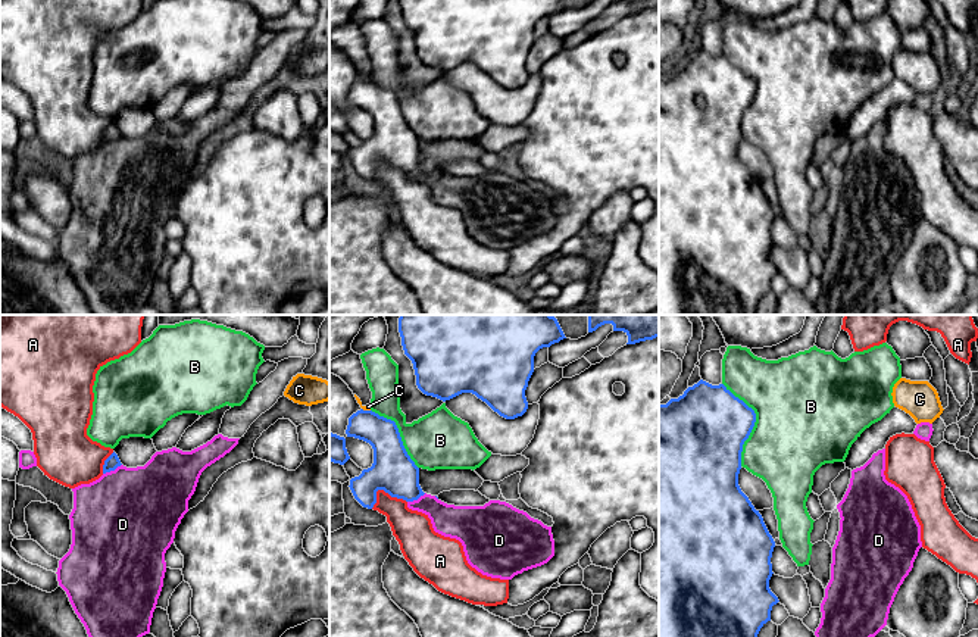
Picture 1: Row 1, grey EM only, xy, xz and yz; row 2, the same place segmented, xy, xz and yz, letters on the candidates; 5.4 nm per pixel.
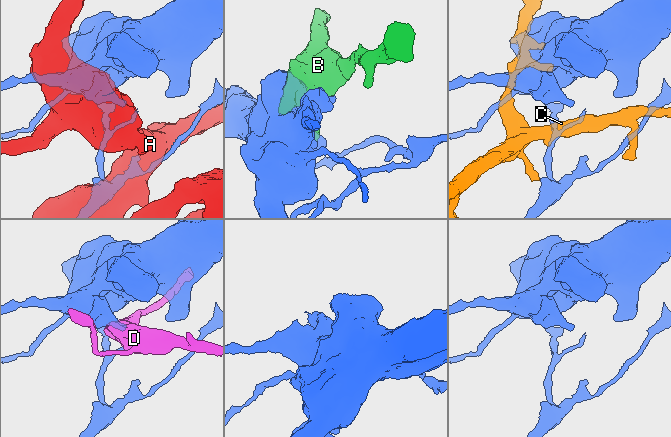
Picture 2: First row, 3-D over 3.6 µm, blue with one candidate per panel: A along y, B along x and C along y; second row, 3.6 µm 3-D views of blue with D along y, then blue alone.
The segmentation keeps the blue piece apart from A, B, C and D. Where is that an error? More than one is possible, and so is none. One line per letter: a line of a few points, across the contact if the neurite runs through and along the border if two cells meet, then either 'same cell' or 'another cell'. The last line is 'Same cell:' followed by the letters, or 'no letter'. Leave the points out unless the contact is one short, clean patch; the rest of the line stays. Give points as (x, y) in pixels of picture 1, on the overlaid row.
A: another cell
B: another cell
C: another cell
D: another cell
Same cell: no letter

